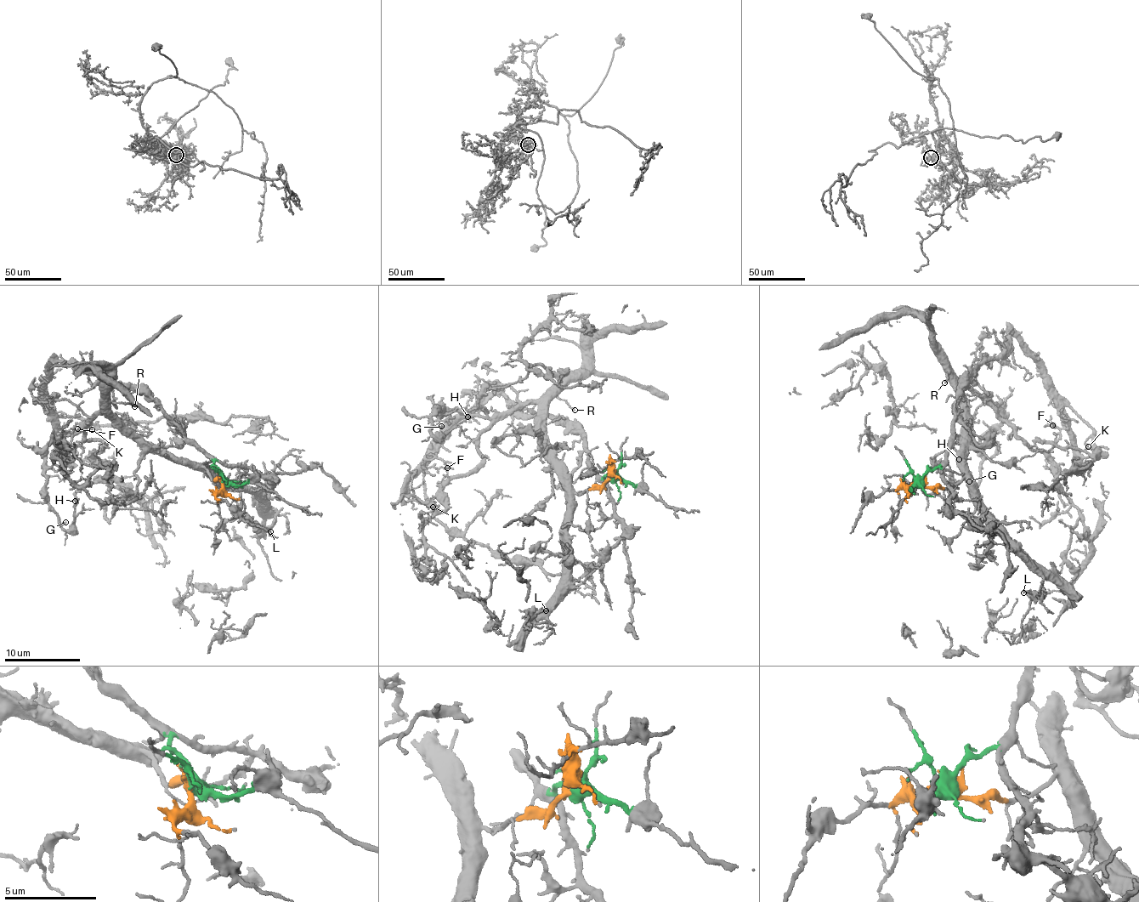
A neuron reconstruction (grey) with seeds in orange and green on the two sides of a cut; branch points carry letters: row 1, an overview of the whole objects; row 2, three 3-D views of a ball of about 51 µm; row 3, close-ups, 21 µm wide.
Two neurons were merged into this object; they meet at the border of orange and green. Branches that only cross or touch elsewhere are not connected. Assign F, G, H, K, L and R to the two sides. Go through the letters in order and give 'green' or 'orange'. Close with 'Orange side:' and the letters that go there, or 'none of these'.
F: green
G: orange
H: orange
K: green
L: orange
R: orange
Orange side: G, H, L, R

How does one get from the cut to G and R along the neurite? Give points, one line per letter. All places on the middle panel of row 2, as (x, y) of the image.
G: (610, 475), (573, 492), (552, 466), (538, 405), (490, 416), (441, 409), (429, 428), (441, 426)
R: (610, 475), (578, 493), (554, 468), (547, 408), (554, 397), (574, 411)

